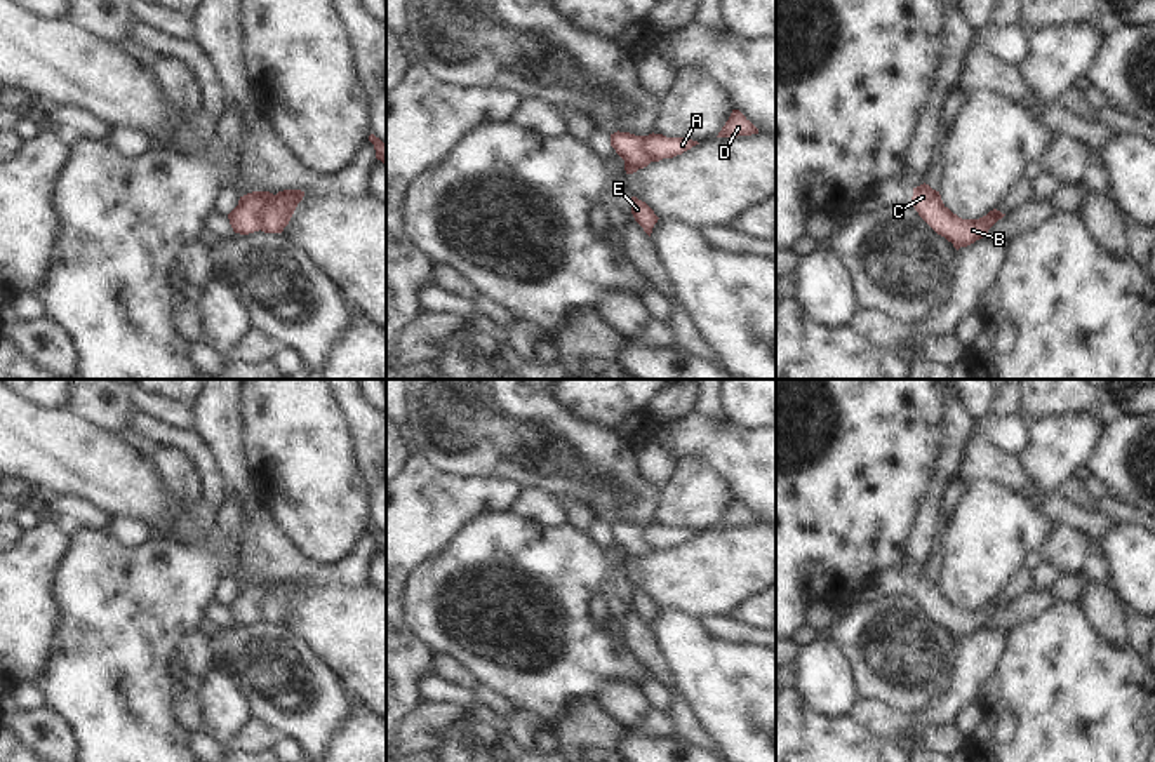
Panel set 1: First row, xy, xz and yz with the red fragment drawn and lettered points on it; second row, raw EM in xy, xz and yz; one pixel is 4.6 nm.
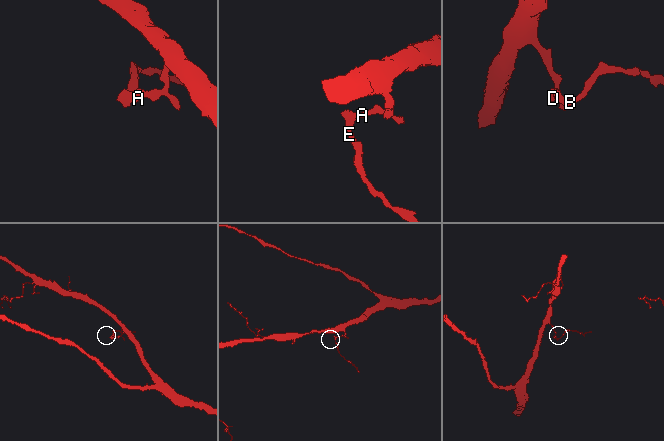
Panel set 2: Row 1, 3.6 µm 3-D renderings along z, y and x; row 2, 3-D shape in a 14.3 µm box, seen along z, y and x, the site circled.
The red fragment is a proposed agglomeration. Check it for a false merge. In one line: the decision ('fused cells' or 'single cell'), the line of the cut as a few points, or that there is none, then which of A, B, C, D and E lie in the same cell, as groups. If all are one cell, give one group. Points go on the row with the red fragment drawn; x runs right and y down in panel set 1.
single cell | no cut | A B C D E

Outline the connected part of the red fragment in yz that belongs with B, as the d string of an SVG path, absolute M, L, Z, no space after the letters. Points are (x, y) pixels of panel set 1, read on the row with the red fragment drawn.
M929 184L913 188L911 204L918 216L958 251L988 235L988 230L1005 214L993 209L979 219L962 219L941 200L939 191Z

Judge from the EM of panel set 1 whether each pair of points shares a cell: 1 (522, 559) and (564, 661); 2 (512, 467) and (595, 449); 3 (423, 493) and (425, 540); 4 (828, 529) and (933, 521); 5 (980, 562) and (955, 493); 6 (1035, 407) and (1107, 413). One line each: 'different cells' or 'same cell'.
1: same cell
2: same cell
3: same cell
4: different cells
5: different cells
6: same cell

